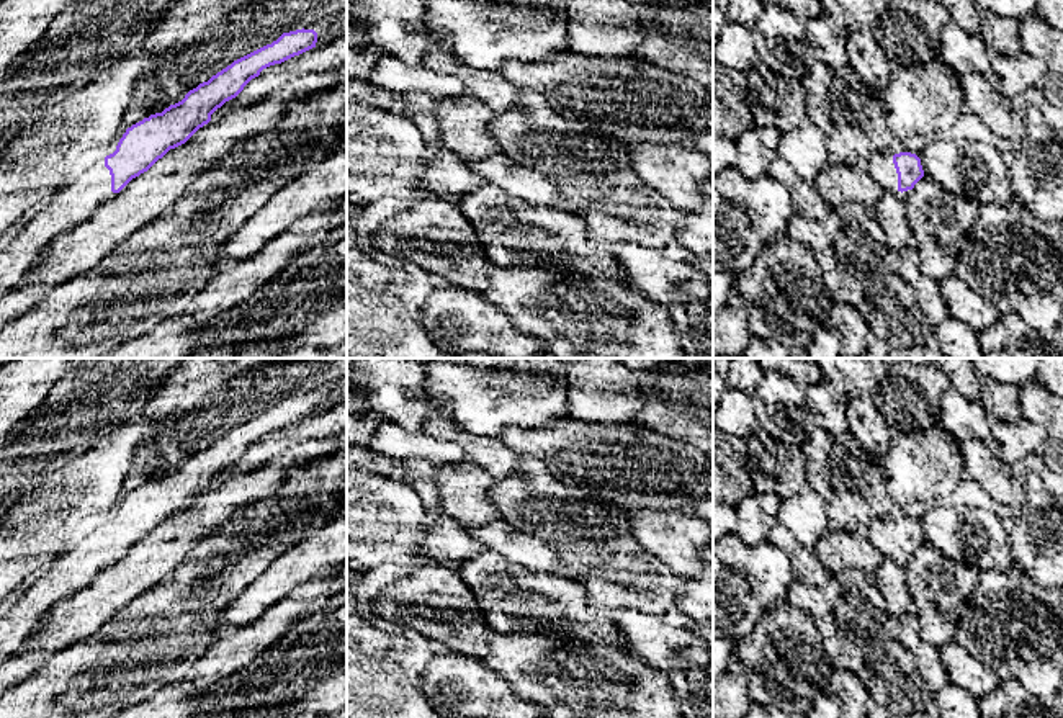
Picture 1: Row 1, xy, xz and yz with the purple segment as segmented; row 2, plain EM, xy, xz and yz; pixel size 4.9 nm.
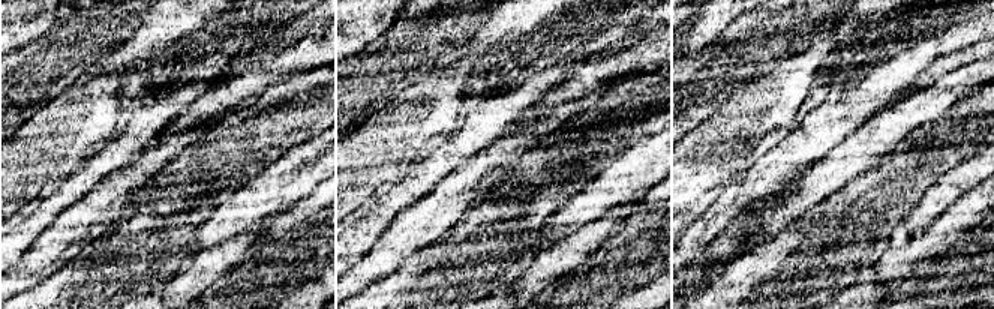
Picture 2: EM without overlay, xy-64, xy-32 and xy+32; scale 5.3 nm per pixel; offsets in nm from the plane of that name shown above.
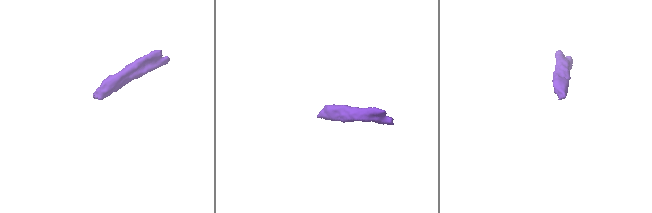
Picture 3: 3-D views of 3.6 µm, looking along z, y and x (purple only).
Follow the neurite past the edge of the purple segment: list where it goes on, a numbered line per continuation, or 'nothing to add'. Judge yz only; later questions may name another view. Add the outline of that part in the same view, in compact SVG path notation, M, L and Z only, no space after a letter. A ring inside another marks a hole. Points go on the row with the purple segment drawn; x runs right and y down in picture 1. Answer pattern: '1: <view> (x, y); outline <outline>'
1: yz (883, 170); outline M878 154L872 160L872 177L881 185L883 190L893 191L903 203L911 195L911 190L898 190L898 173L891 154Z

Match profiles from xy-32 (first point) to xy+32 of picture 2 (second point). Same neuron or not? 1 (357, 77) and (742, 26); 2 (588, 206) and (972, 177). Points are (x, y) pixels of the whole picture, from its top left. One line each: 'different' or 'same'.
1: same
2: same

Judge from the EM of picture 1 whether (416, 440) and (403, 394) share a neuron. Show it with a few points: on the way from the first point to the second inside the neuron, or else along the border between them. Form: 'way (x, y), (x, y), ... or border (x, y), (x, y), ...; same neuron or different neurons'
border (386, 419), (419, 430); different neurons

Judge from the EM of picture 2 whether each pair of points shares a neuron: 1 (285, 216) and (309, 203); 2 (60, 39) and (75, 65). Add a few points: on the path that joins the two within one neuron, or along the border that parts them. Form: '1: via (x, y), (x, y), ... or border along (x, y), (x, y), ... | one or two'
1: via (291, 216), (303, 209) | one
2: via (60, 45), (60, 50), (69, 59) | one

